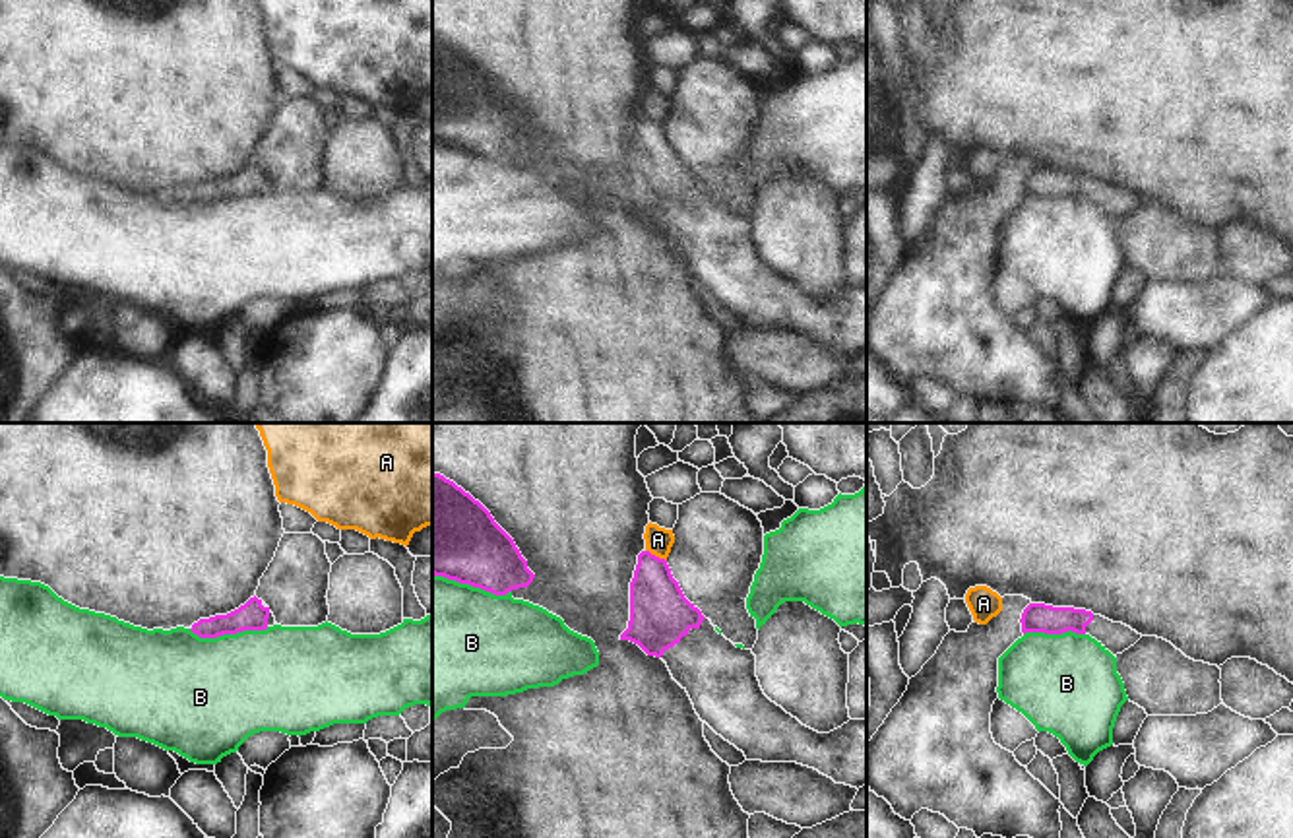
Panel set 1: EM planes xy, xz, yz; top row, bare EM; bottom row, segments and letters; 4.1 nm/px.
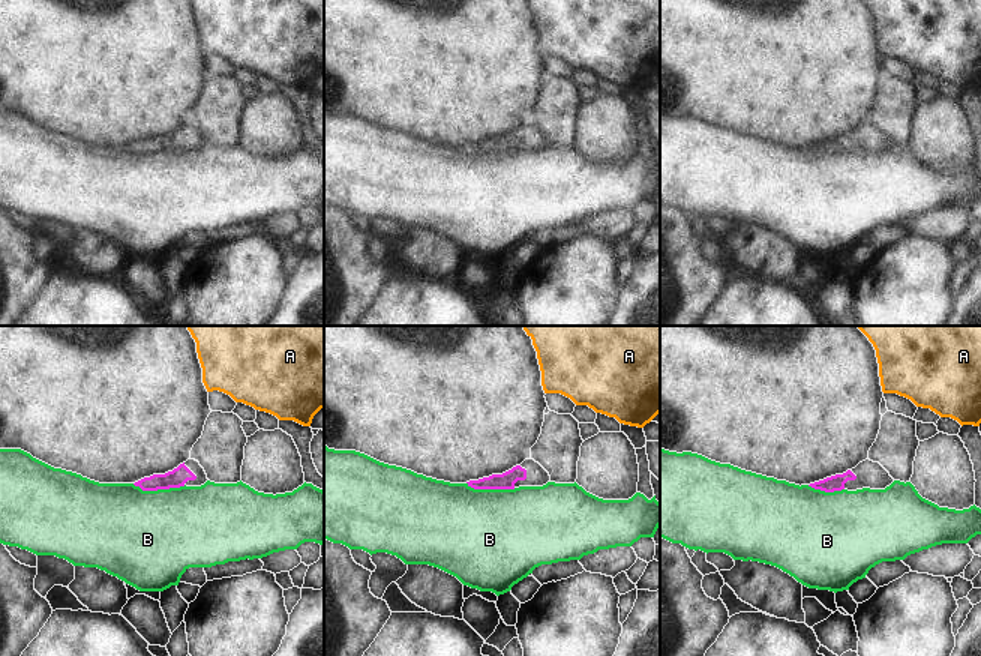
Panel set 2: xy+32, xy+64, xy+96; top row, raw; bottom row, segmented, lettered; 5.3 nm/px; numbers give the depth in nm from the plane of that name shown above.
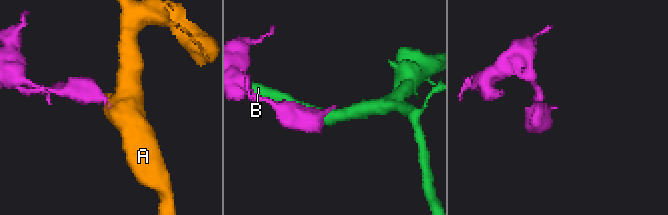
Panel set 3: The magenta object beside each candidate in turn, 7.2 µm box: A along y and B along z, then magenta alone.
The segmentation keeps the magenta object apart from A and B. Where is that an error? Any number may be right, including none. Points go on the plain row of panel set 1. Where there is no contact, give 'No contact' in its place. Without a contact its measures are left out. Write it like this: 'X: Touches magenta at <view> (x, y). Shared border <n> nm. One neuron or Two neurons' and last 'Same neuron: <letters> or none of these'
A: Touches magenta at xz (654, 121). Shared border 100 nm. Two neurons
B: Touches magenta at xy (227, 198). Shared border 340 nm. Two neurons
Same neuron: none of these

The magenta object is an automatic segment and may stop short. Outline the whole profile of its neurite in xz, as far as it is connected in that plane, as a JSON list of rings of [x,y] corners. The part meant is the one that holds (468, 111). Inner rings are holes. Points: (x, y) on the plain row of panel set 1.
[[[432,37],[432,140],[494,161],[527,153],[535,140],[490,78]]]

